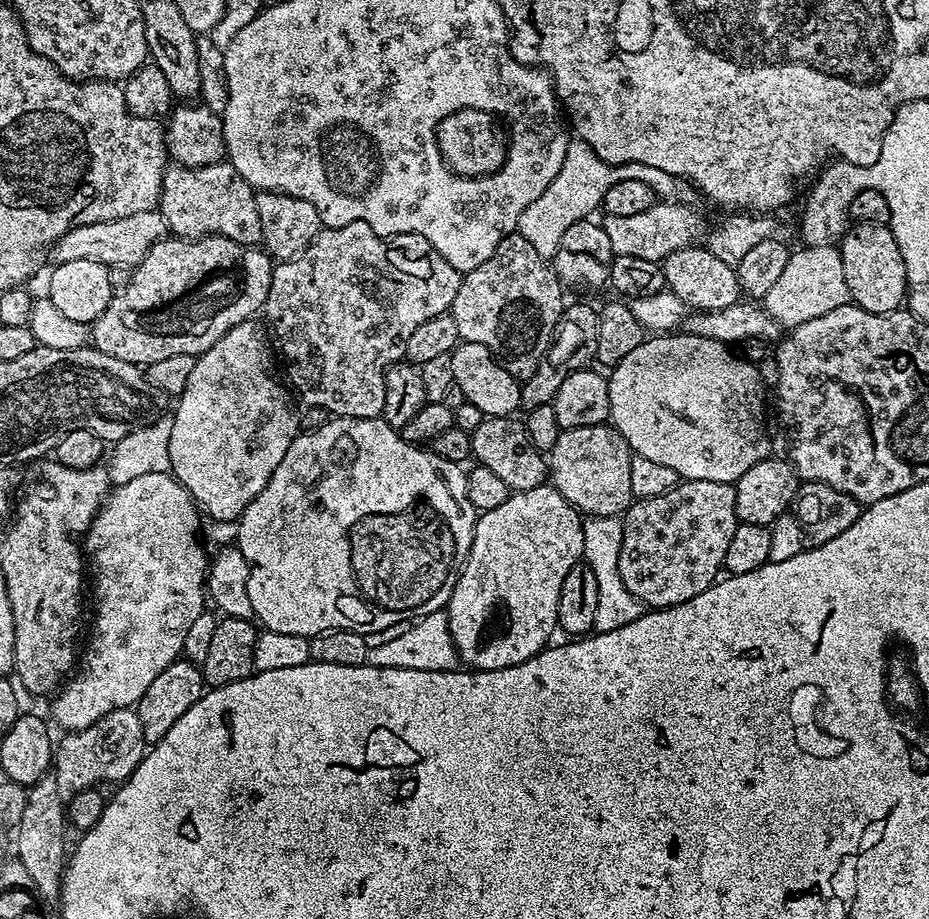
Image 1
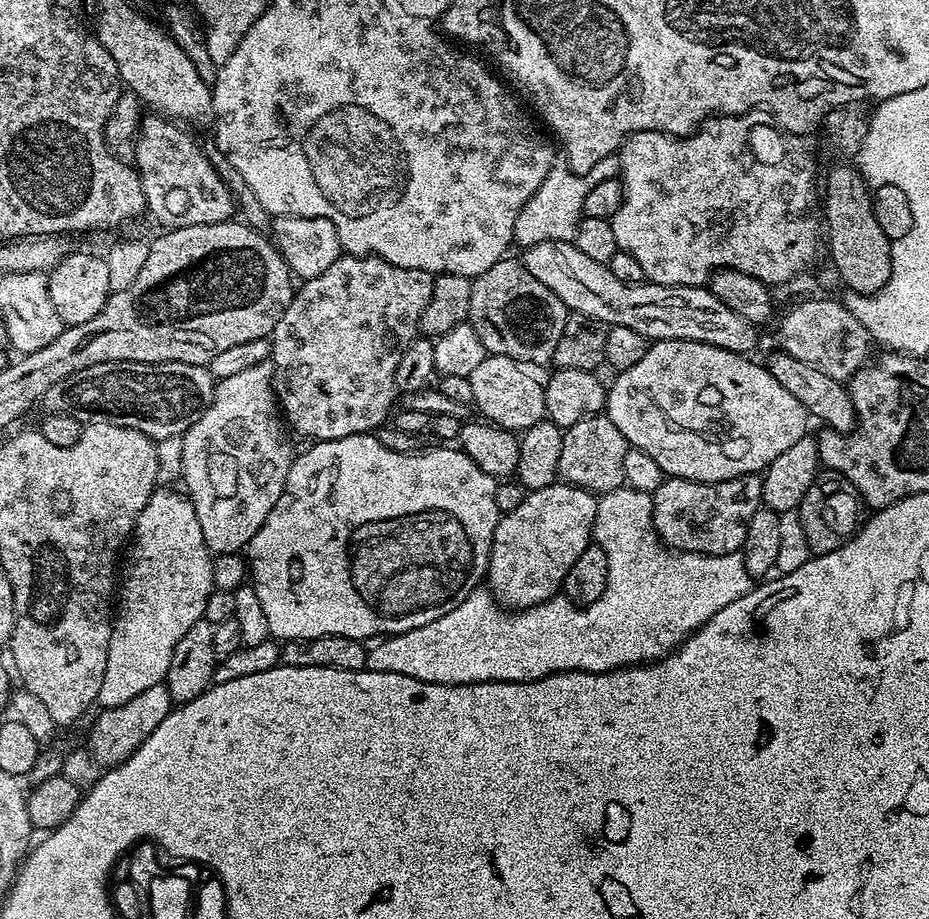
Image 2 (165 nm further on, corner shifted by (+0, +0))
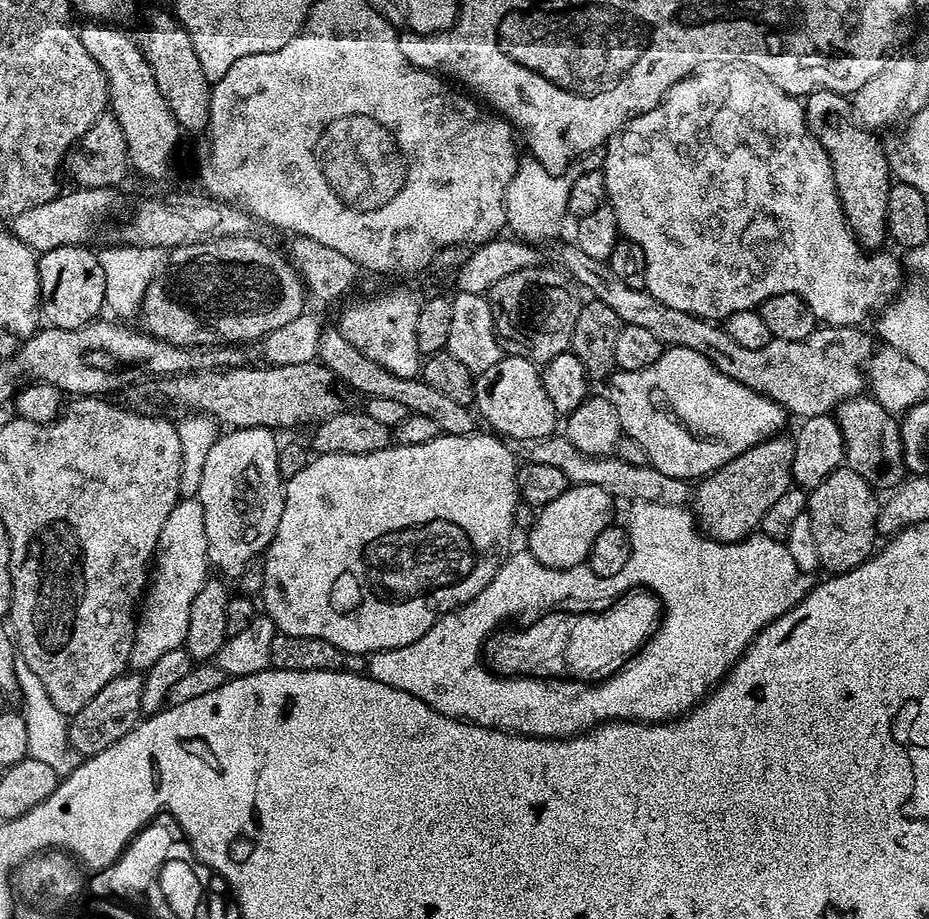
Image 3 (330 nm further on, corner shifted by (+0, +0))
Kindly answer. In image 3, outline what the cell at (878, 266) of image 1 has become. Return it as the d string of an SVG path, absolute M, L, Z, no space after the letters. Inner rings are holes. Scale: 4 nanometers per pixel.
M818 90L809 92L803 101L806 126L822 142L822 150L830 158L834 170L834 186L838 190L840 205L846 222L861 249L880 250L888 240L886 198L892 189L894 177L888 166L885 145L879 135L858 125L853 119L851 99L843 92Z

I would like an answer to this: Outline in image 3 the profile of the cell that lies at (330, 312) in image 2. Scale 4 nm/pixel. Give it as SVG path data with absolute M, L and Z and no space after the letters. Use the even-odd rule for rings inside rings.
M396 288L369 304L360 304L349 312L344 312L338 321L340 332L366 358L378 362L398 378L417 378L422 372L422 357L418 350L418 338L414 326L418 322L418 310L422 303L408 288Z

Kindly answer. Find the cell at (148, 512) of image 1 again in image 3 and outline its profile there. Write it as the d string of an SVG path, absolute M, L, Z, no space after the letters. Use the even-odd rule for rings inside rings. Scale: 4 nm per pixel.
M182 498L170 512L170 518L166 518L156 547L154 567L138 608L134 646L128 655L133 669L147 670L162 654L184 647L186 626L190 626L190 605L210 579L205 522L206 514L196 498Z

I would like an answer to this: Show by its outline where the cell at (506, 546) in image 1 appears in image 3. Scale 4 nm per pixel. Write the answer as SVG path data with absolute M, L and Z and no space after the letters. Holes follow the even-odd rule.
M573 484L554 502L536 513L536 521L526 532L528 544L526 550L542 566L547 568L573 568L585 563L594 546L594 538L613 523L612 505L614 499L602 486Z

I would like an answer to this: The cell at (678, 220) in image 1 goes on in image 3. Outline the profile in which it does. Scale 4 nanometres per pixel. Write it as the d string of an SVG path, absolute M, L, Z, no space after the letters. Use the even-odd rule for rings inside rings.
M717 64L684 76L674 86L670 86L658 106L654 106L654 110L638 114L638 118L629 120L619 132L608 139L602 152L602 171L606 200L618 218L623 239L638 242L638 246L642 246L642 254L646 254L644 288L655 300L662 302L662 306L682 310L700 320L724 322L739 311L759 309L760 304L766 302L766 298L774 298L774 294L793 292L808 303L810 310L814 310L817 321L833 328L850 328L863 325L863 320L872 311L875 313L881 306L887 305L901 291L901 261L899 264L894 257L887 256L887 251L884 250L869 254L861 249L854 238L844 217L838 190L834 186L834 170L830 166L830 158L826 150L822 150L822 142L818 142L818 138L814 138L814 134L806 126L803 103L782 90L778 82L770 82L770 78L762 74L762 70L754 70L754 66Z

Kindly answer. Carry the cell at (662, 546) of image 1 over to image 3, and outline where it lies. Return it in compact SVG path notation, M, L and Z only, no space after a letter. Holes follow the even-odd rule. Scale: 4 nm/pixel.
M784 435L769 436L767 440L760 441L695 485L690 504L704 535L723 544L746 539L759 529L762 514L766 514L772 503L793 487L794 439L791 435Z

